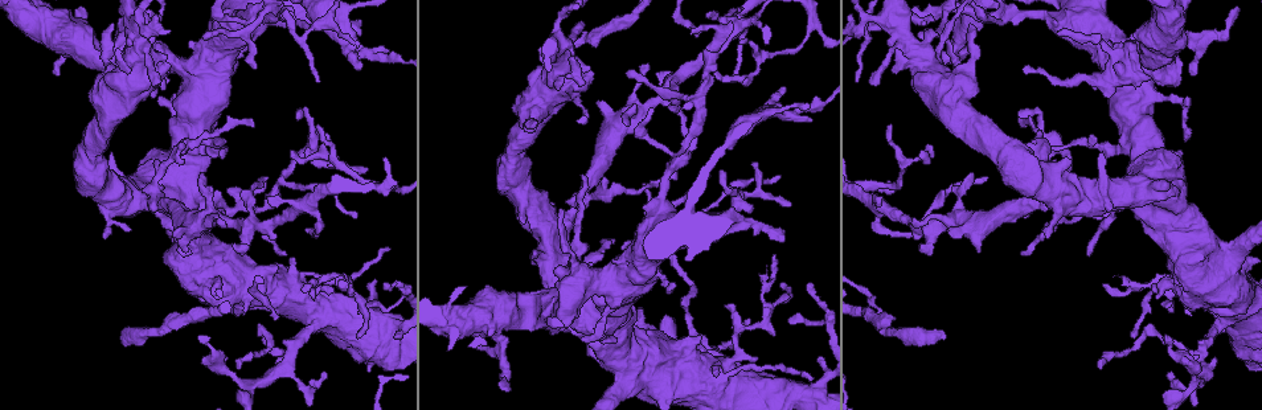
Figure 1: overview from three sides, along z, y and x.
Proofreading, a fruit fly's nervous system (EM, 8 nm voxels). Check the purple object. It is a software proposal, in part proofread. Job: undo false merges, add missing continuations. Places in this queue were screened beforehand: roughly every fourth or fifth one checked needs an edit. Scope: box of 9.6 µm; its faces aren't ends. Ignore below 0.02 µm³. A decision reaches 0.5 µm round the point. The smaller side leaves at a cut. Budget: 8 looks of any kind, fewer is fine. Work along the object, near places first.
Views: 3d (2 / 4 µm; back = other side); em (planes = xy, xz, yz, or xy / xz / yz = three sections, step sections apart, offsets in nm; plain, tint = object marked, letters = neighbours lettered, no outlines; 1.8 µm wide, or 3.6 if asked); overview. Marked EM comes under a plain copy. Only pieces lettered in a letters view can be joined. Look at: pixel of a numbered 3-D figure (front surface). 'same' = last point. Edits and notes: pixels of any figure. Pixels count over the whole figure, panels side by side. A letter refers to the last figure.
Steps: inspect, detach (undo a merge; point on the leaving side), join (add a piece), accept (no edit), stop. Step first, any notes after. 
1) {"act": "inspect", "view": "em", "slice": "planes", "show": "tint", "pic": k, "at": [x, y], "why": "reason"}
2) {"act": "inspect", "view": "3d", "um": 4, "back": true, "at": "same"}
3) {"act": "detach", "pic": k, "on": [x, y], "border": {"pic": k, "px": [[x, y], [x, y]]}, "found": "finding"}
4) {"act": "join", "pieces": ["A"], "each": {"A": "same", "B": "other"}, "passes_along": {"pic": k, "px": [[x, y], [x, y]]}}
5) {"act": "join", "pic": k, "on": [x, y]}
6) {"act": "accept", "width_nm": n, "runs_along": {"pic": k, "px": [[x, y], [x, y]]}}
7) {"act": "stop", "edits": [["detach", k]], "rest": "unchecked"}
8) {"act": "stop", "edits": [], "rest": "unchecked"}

{"act": "inspect", "view": "em", "slice": "planes", "show": "tint", "pic": 1, "at": [956, 64], "why": "branch stops here"}

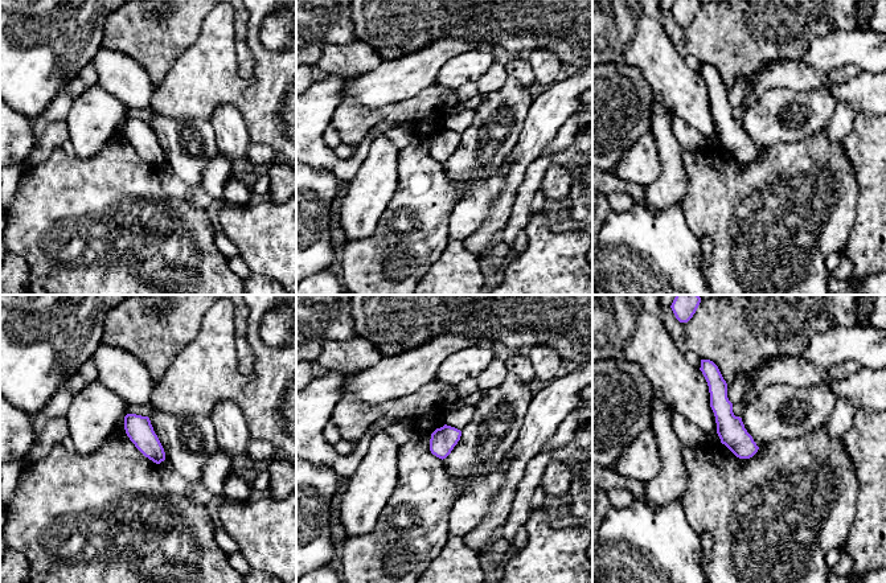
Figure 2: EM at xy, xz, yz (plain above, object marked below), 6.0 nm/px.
{"act": "inspect", "view": "em", "slice": "planes", "show": "letters", "at": "same", "why": "see the neighbours"}

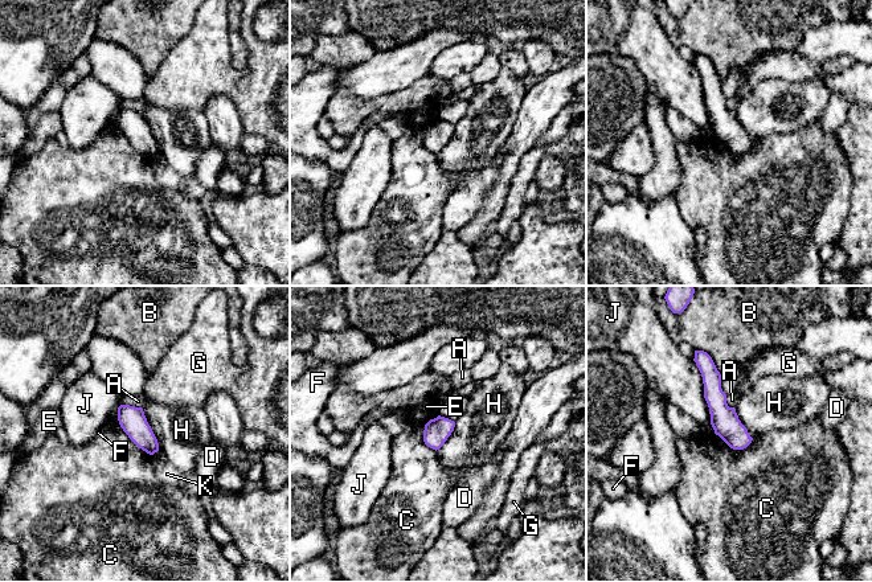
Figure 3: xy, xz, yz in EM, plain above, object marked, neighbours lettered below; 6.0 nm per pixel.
{"act": "accept", "longest_contact_nm": ["J", 400], "each": {"A": "other", "B": "other", "C": "other", "D": "other", "E": "other", "F": "other", "G": "other", "H": "other", "J": "other", "K": "other"}, "runs_along": {"pic": 3, "px": [[707, 360], [717, 408], [740, 446]]}, "found": "no lettered piece goes on from it"}

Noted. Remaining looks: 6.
{"act": "inspect", "view": "3d", "um": 4, "back": true, "pic": 1, "at": [588, 69], "why": "branch stops here"}

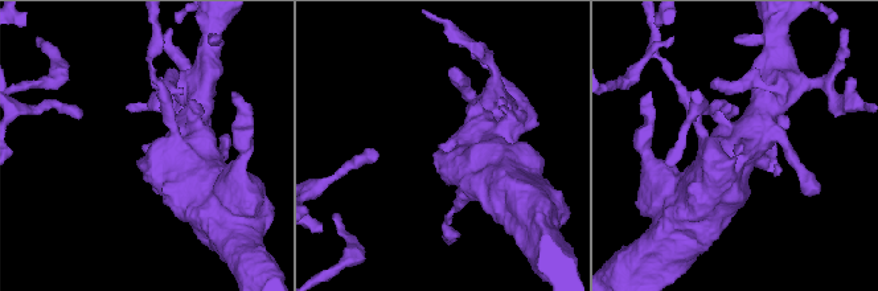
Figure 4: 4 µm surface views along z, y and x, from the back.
{"act": "inspect", "view": "em", "um": 3.6, "slice": "xz", "step": 4, "show": "tint", "pic": 4, "at": [734, 157], "why": "shape alone is not enough"}

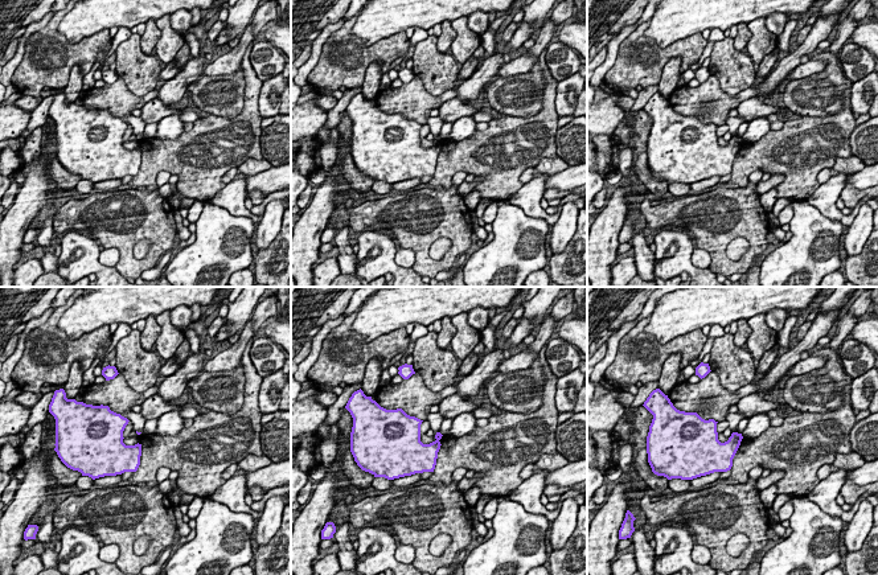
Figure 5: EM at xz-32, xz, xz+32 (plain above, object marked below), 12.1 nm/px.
{"act": "inspect", "view": "em", "um": 3.6, "slice": "planes", "show": "letters", "at": "same", "why": "cut it another way"}

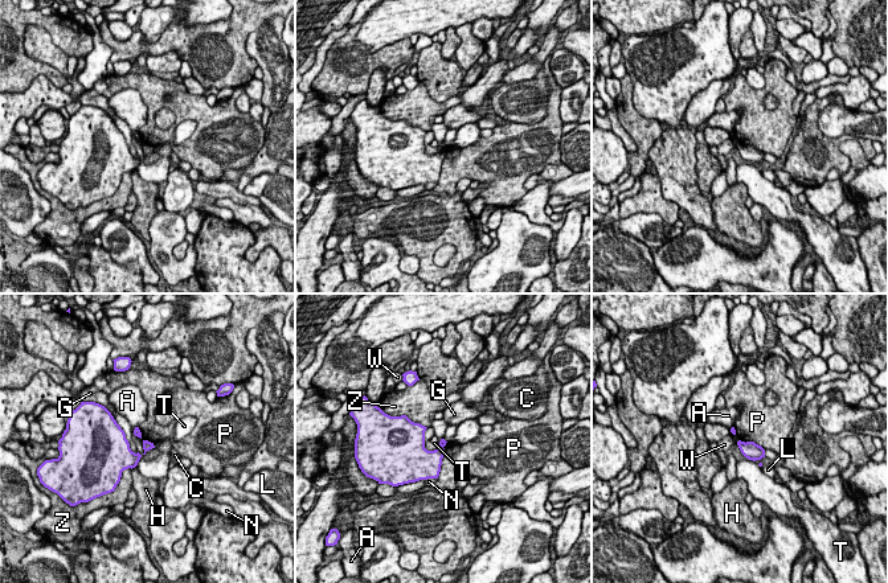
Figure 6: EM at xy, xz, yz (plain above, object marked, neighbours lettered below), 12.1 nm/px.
{"act": "accept", "each": {"A": "other", "C": "other", "G": "other", "H": "other", "L": "other", "N": "other", "P": "other", "T": "other", "W": "other", "Z": "other"}, "found": "none of them fits"}

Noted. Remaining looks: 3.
{"act": "inspect", "view": "3d", "um": 2, "pic": 1, "at": [600, 101], "why": "branch stops here"}

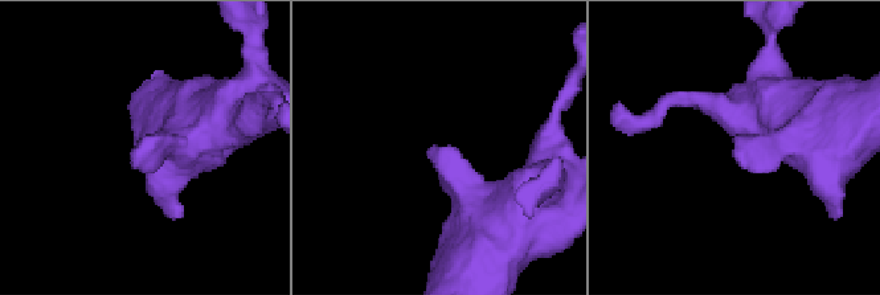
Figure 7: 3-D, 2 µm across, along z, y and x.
{"act": "inspect", "view": "em", "um": 3.6, "slice": "yz", "step": 8, "show": "letters", "pic": 7, "at": [137, 155]}

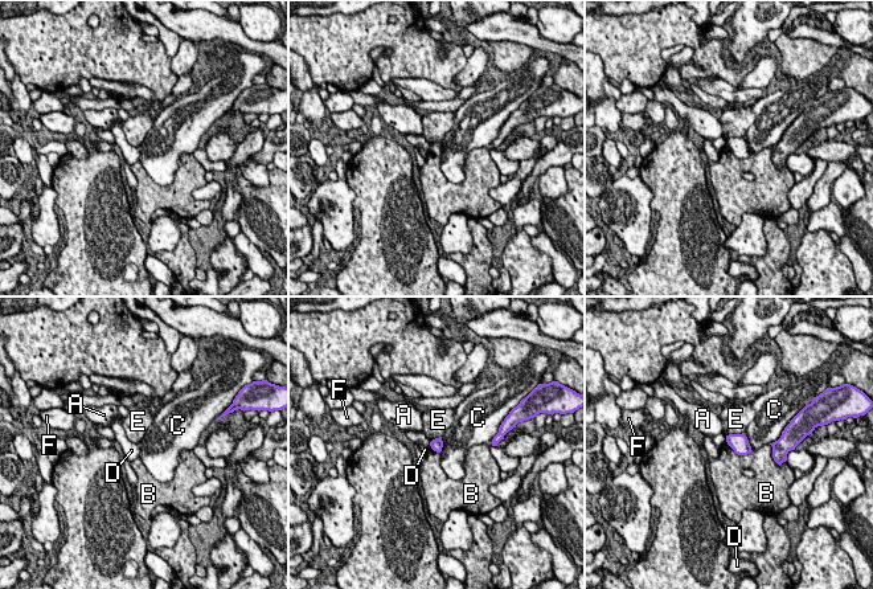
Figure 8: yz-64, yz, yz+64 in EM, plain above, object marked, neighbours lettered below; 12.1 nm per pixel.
{"act": "accept", "each": {"A": "other", "B": "other", "C": "other", "D": "other", "E": "other", "F": "other"}, "found": "none of them fits"}

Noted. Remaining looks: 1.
{"act": "stop", "edits": [], "rest": "unchecked"}

